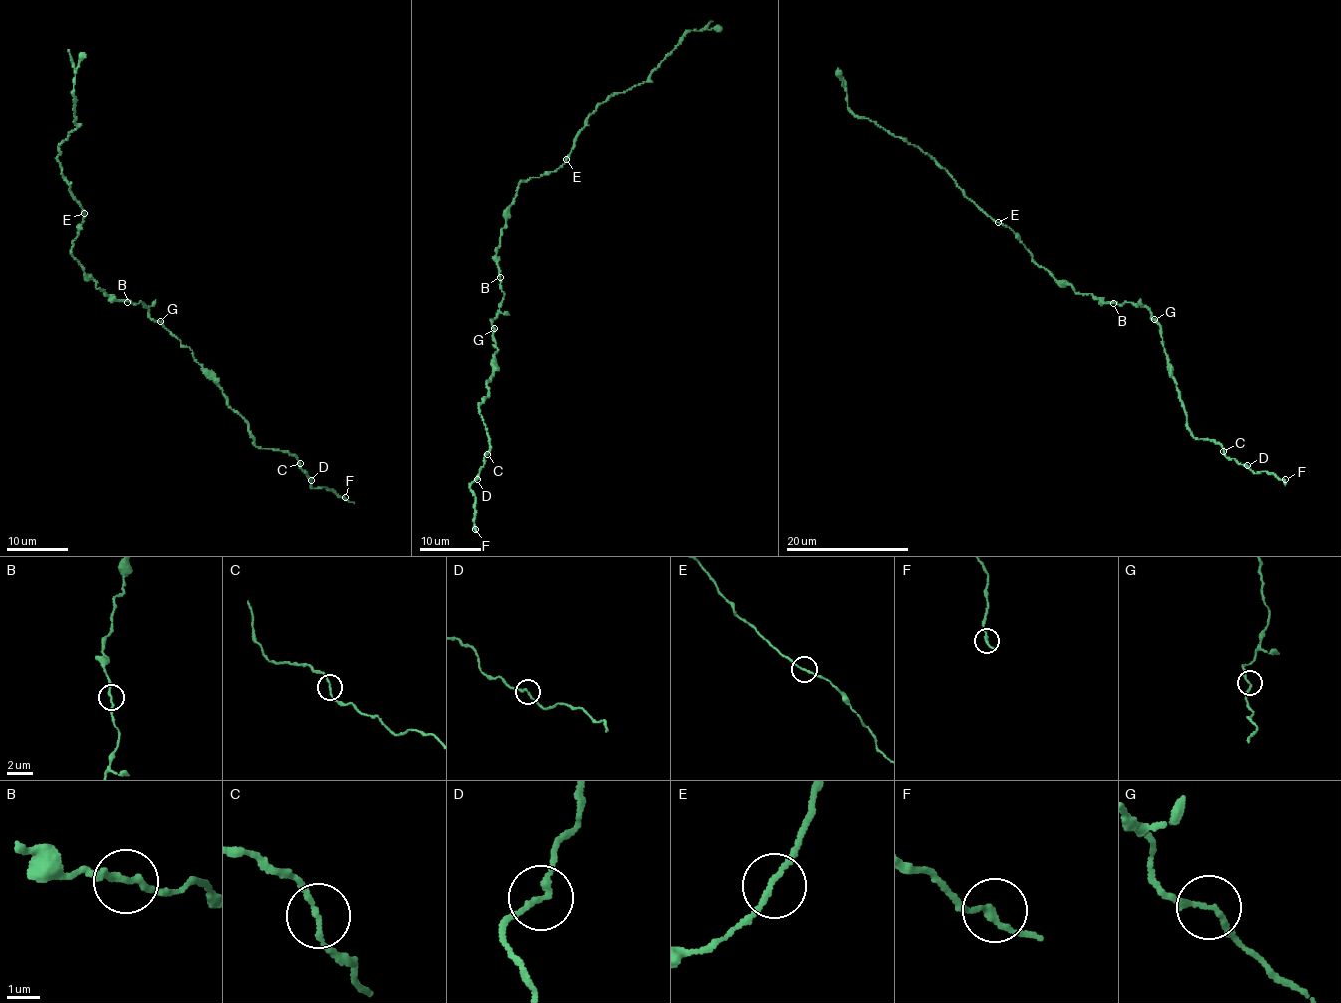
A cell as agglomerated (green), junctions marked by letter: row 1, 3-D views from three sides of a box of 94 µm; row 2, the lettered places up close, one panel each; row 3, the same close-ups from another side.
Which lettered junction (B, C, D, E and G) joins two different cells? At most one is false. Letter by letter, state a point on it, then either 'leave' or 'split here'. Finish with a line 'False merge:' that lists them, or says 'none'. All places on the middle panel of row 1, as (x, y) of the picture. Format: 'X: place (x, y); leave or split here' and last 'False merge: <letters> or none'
B: place (500, 277); leave
C: place (487, 454); leave
D: place (477, 479); leave
E: place (566, 159); leave
G: place (494, 328); leave
False merge: none

